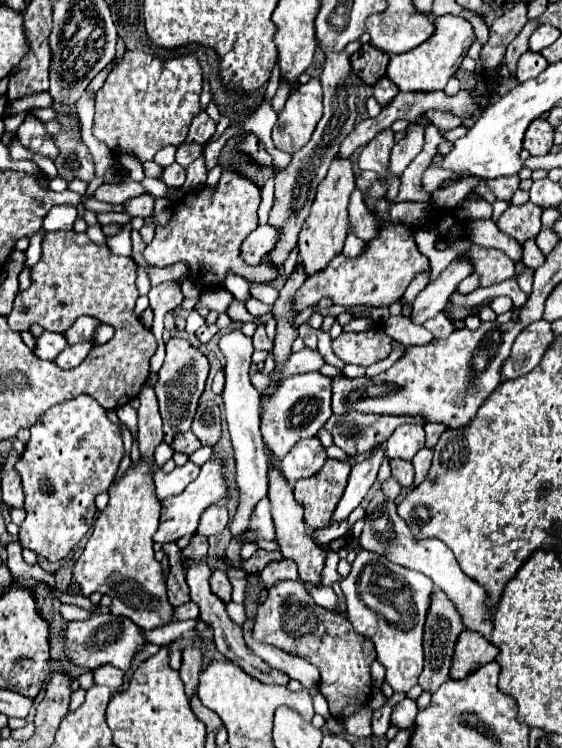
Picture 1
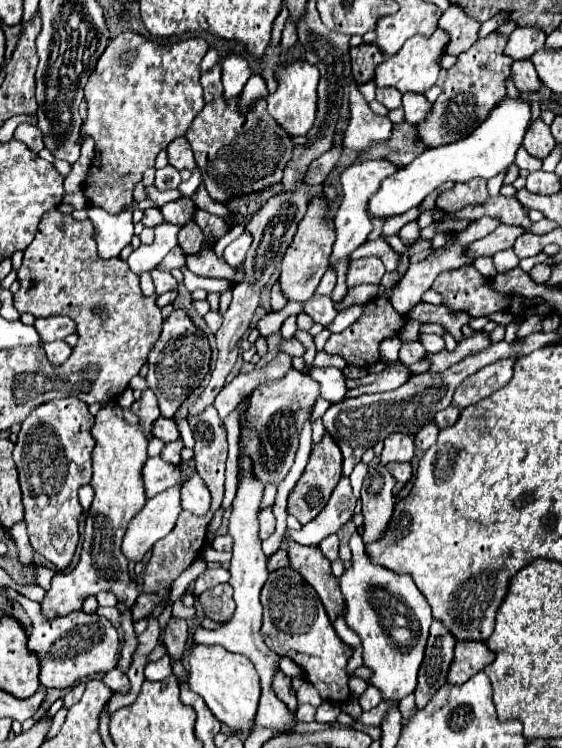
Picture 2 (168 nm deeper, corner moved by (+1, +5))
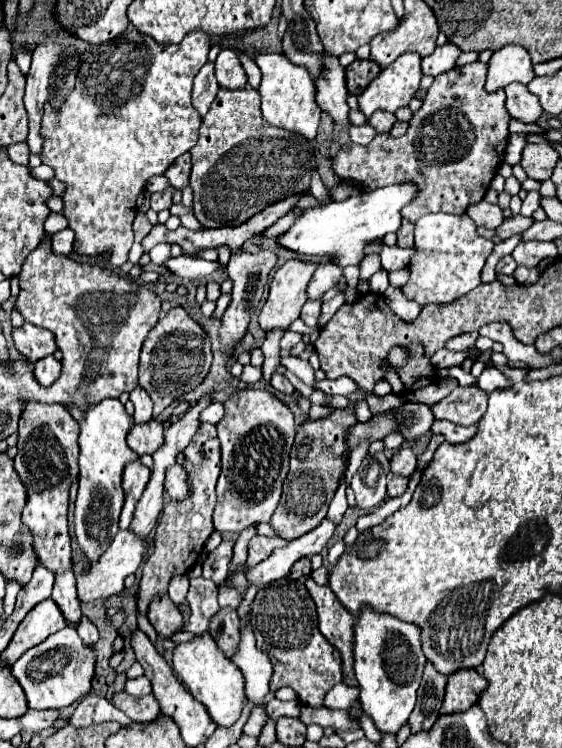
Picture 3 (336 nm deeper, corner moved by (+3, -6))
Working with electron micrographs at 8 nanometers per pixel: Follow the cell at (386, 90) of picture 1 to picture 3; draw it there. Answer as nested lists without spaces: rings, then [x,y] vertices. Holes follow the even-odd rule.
[[[376,110],[376,112],[368,118],[368,124],[370,124],[372,128],[376,128],[376,132],[388,132],[394,122],[396,122],[396,116],[394,116],[392,112],[386,112],[386,110]]]

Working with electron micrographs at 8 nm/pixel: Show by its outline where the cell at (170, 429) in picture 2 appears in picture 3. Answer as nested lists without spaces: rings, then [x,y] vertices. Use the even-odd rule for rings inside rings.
[[[150,420],[148,424],[136,424],[128,434],[128,444],[140,456],[154,454],[164,444],[162,424],[158,420]]]

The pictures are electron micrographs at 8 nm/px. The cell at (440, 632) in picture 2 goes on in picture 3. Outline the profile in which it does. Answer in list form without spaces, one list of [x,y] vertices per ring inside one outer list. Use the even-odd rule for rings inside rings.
[[[426,662],[422,684],[418,688],[418,702],[408,720],[412,732],[422,732],[432,728],[432,724],[440,714],[444,688],[446,688],[446,676],[440,674],[432,662]]]

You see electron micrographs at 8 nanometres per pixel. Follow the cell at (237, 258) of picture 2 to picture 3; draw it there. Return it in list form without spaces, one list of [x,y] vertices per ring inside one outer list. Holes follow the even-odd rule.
[[[198,256],[170,258],[164,266],[168,266],[176,276],[180,276],[184,280],[200,280],[200,282],[206,282],[214,272],[218,272],[218,270],[224,268],[220,264],[220,260],[208,262],[208,260],[202,260]]]

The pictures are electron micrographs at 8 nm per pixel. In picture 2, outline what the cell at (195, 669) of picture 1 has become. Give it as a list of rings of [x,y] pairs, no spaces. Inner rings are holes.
[[[170,617],[170,621],[166,623],[166,629],[164,629],[162,637],[164,637],[164,645],[168,647],[168,653],[174,659],[182,659],[182,655],[186,651],[186,641],[188,641],[186,621]]]

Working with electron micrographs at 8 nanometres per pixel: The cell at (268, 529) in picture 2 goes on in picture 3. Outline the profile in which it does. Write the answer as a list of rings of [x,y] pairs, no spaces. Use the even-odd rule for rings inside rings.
[[[254,536],[250,540],[250,546],[248,546],[248,566],[256,566],[260,564],[262,560],[266,560],[274,548],[278,546],[284,546],[288,544],[284,538],[280,536],[274,536],[274,538],[268,538],[268,536]]]

